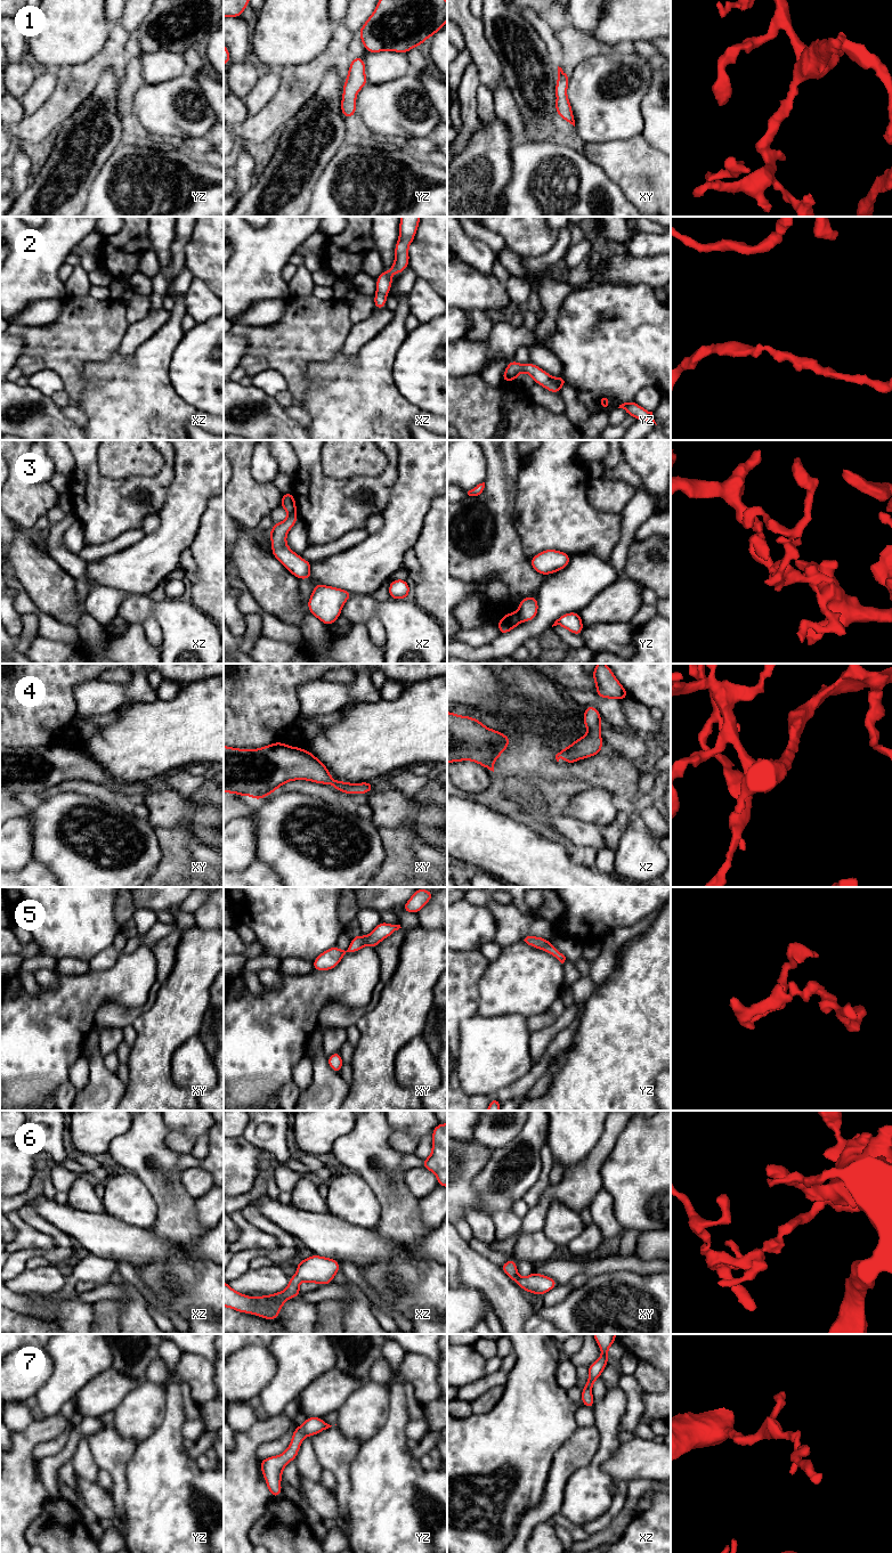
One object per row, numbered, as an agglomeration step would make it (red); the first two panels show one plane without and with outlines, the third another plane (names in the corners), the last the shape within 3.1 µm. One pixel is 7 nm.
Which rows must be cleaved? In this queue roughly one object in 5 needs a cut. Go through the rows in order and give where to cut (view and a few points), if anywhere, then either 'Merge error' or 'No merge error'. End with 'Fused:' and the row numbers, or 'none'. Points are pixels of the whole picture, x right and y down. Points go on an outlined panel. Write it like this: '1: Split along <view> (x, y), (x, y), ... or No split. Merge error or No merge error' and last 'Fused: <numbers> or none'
1: No split. No merge error
2: No split. No merge error
3: Split along yz (517, 612), (521, 620). Merge error
4: No split. No merge error
5: No split. No merge error
6: No split. No merge error
7: No split. No merge error
Fused: 3

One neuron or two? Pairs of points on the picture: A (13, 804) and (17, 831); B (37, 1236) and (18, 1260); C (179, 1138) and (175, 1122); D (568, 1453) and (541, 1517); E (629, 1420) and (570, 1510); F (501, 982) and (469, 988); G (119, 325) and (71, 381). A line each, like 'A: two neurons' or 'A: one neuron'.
A: two neurons
B: two neurons
C: two neurons
D: one neuron
E: two neurons
F: two neurons
G: one neuron

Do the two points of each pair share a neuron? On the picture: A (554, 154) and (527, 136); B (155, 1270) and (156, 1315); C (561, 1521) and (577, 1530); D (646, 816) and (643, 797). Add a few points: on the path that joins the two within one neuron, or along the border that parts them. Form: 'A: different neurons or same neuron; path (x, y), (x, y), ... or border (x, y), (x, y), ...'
A: different neurons; border (519, 139), (525, 141), (554, 140)
B: different neurons; border (146, 1301), (165, 1316)
C: same neuron; path (565, 1522), (574, 1529)
D: different neurons; border (647, 802), (640, 807)

